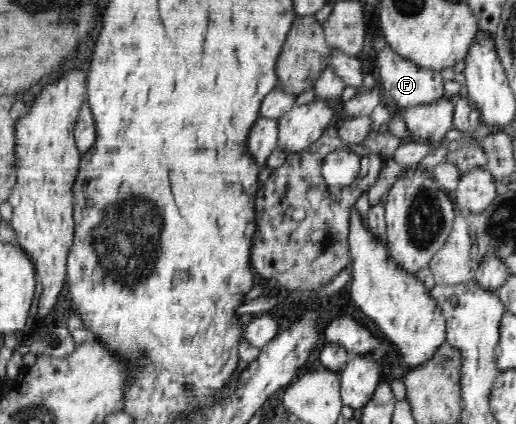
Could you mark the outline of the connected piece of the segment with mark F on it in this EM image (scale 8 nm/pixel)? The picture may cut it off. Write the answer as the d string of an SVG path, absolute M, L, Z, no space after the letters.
M378 36L373 42L373 48L377 55L378 73L381 76L386 99L393 107L416 107L421 104L433 104L439 102L445 96L444 80L440 72L430 68L421 68L409 60L398 58L384 39Z

